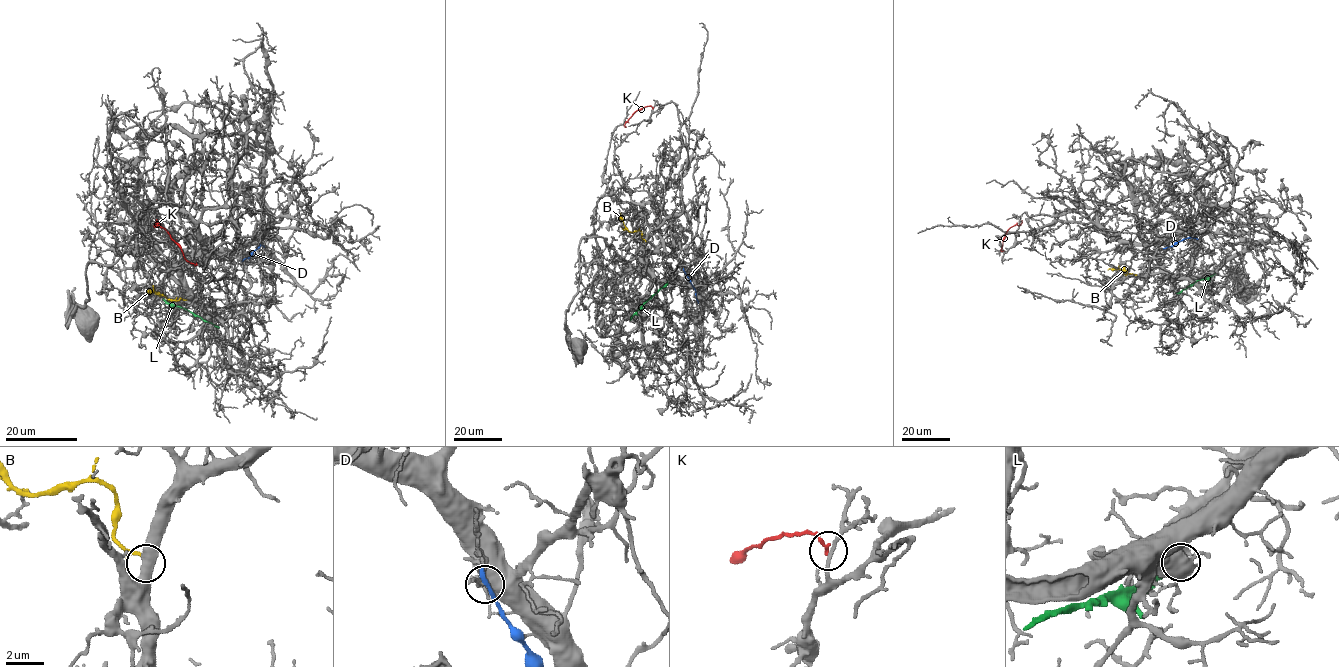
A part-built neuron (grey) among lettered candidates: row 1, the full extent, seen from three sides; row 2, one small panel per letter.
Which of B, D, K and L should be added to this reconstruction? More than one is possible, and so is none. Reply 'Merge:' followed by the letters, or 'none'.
Merge: none

